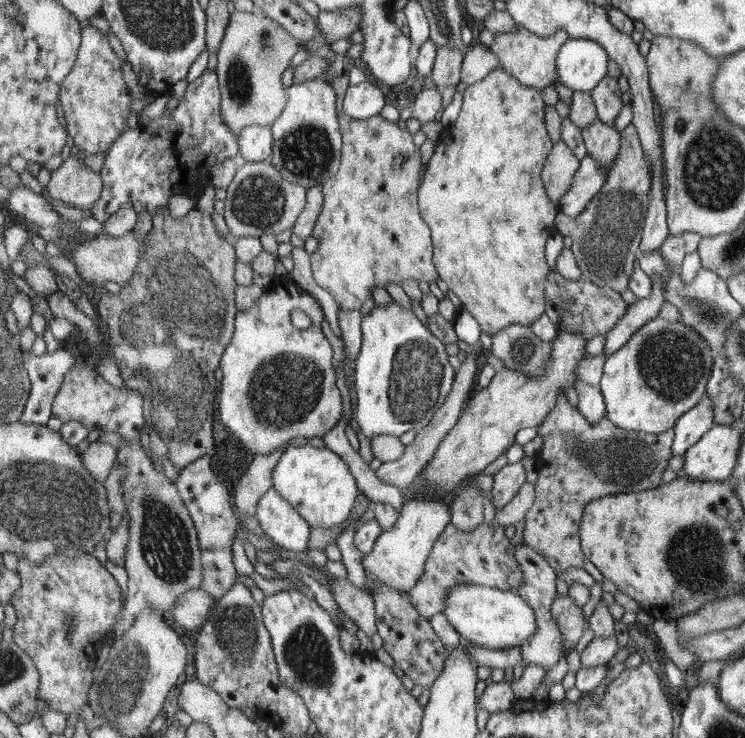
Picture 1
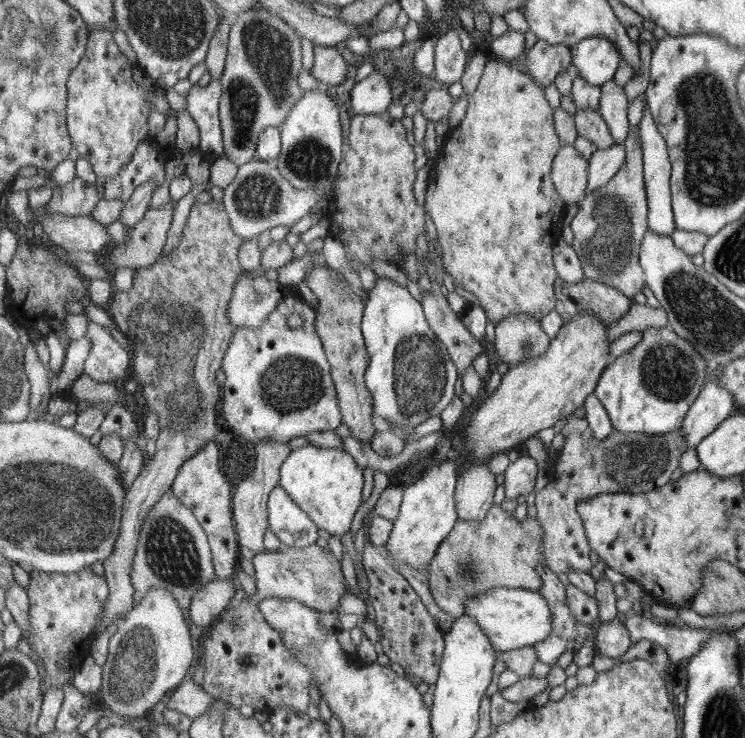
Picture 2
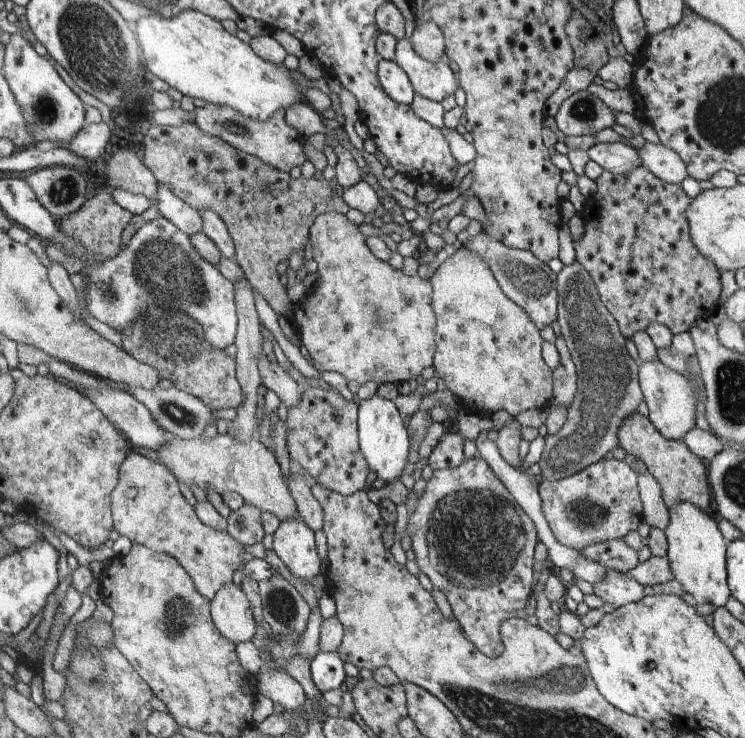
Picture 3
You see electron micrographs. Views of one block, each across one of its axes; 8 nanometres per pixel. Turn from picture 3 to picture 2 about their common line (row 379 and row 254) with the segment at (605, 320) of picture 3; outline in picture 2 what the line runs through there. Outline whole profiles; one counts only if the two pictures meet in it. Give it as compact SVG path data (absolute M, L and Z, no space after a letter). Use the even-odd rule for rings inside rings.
M632 128L624 141L624 166L604 186L594 193L587 194L579 204L577 215L571 222L570 228L574 234L573 249L581 262L586 279L602 282L617 288L629 299L641 292L645 284L644 273L639 262L639 248L648 228L647 192L643 170L643 148Z

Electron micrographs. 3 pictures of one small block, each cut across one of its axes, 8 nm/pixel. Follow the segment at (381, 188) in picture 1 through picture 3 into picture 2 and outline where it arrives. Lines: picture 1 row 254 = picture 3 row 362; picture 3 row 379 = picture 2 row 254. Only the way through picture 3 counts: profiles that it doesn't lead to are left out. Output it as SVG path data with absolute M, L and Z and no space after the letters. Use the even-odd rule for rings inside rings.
M387 110L376 115L354 115L352 117L348 150L345 150L344 160L340 163L339 176L334 180L336 182L334 198L336 213L328 212L328 218L330 219L330 234L344 245L346 260L354 272L357 272L358 264L364 264L364 268L370 267L370 264L374 262L374 257L402 268L399 265L400 262L416 252L418 236L424 234L426 230L426 214L416 204L416 198L412 192L414 178L416 178L414 160L416 160L416 154L406 140L406 128L400 124L399 119L392 118Z

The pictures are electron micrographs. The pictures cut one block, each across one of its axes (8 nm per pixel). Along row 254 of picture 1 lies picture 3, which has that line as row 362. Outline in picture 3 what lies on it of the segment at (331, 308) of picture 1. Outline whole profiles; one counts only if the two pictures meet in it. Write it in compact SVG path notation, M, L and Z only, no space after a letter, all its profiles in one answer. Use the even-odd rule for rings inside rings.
M254 291L254 305L256 306L258 317L260 317L260 324L263 324L273 333L286 358L288 358L296 370L298 370L304 378L320 378L320 373L312 366L311 362L304 358L300 347L292 344L289 338L284 335L278 323L279 316L272 310L268 301L260 292Z

